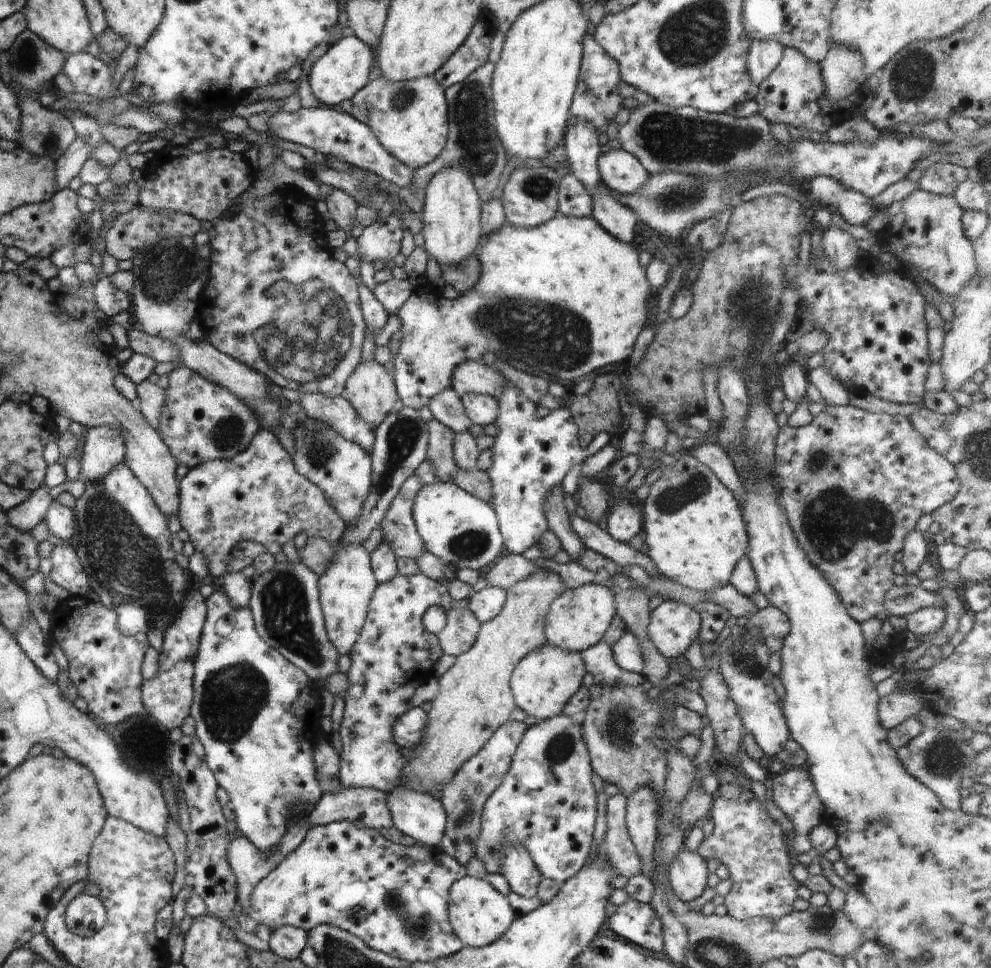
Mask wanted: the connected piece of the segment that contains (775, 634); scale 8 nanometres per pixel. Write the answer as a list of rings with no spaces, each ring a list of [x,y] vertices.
[[[768,605],[748,618],[743,631],[749,633],[751,629],[759,629],[771,652],[780,652],[784,639],[790,632],[790,627],[786,614],[775,606]]]

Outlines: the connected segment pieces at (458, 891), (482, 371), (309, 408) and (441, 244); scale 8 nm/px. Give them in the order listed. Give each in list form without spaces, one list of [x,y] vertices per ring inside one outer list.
[[[464,876],[452,883],[449,890],[448,902],[449,919],[454,934],[458,936],[463,946],[482,948],[492,944],[502,936],[516,917],[516,913],[499,890],[492,888],[484,877]]]
[[[465,360],[454,370],[451,378],[451,388],[459,395],[476,393],[498,398],[504,386],[505,377],[482,361]]]
[[[288,393],[292,399],[299,401],[303,415],[328,424],[334,432],[342,434],[346,440],[360,444],[370,455],[375,439],[375,427],[364,422],[352,408],[349,400],[341,395],[322,396],[320,393]]]
[[[448,166],[429,180],[422,203],[422,234],[424,248],[430,257],[436,258],[440,266],[458,266],[480,246],[481,202],[472,178],[460,166]]]

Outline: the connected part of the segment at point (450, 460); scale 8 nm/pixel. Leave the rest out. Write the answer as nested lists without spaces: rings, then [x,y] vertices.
[[[432,419],[427,422],[429,430],[429,443],[427,459],[432,464],[435,478],[440,482],[453,482],[452,476],[458,472],[454,460],[454,436],[456,432]]]

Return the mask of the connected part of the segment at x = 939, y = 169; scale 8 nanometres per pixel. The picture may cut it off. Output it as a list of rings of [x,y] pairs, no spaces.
[[[947,161],[929,166],[918,180],[920,189],[940,196],[953,196],[958,184],[967,178],[964,167]]]

